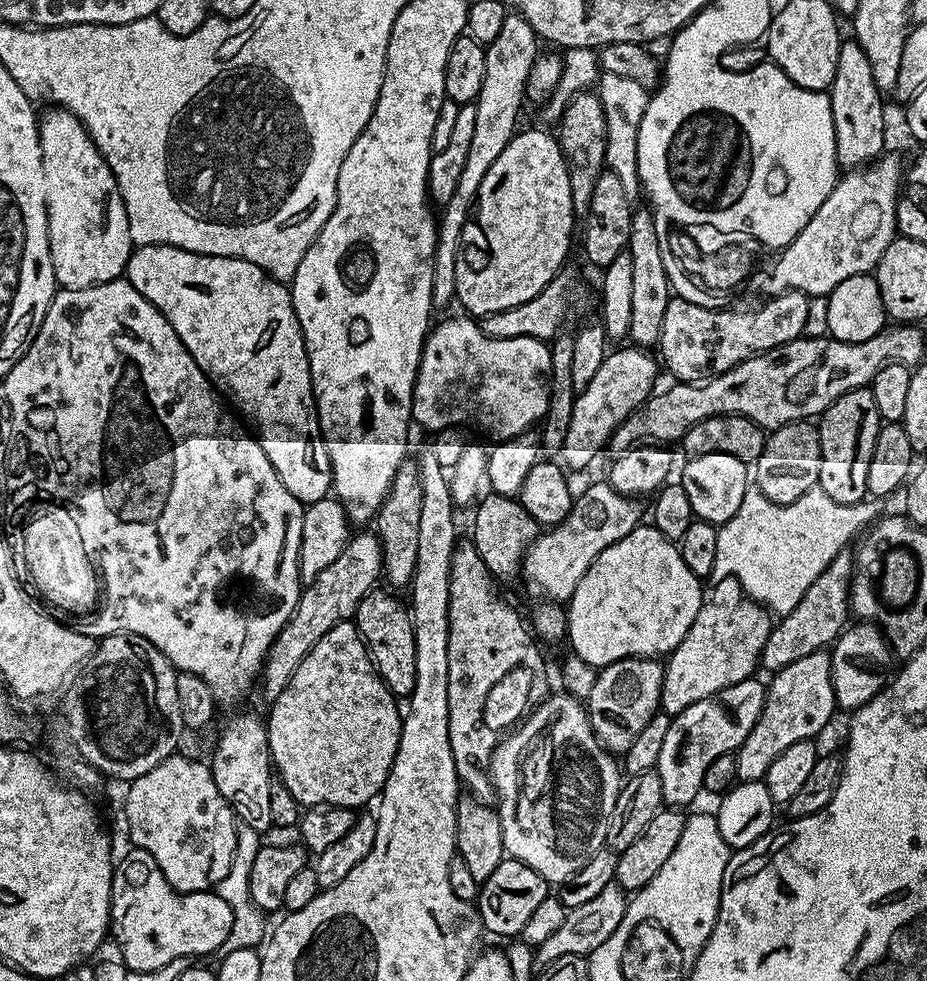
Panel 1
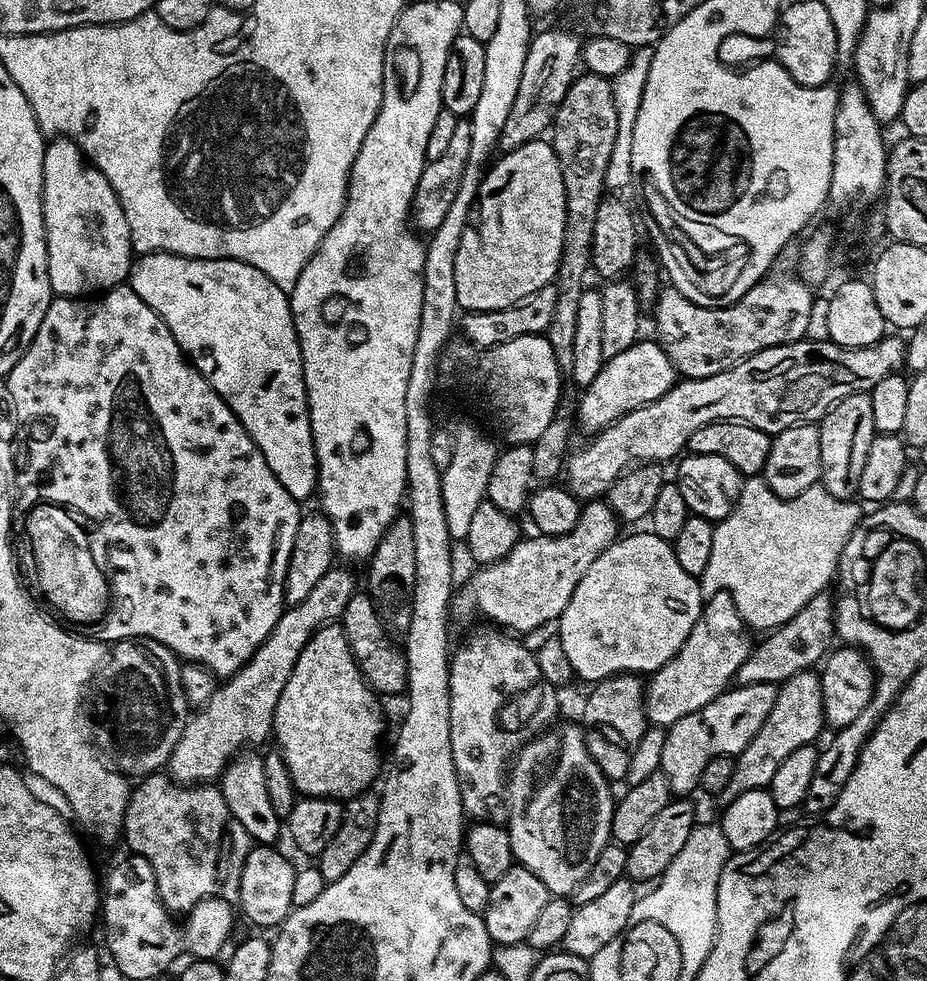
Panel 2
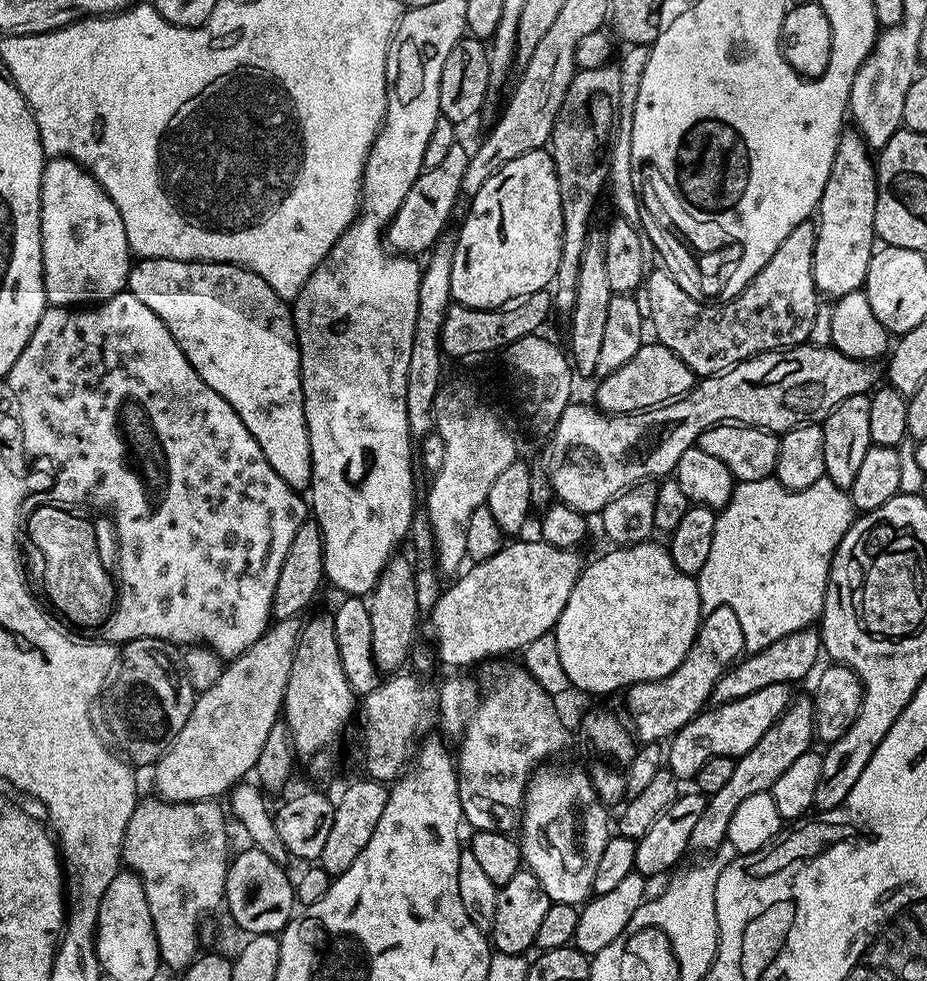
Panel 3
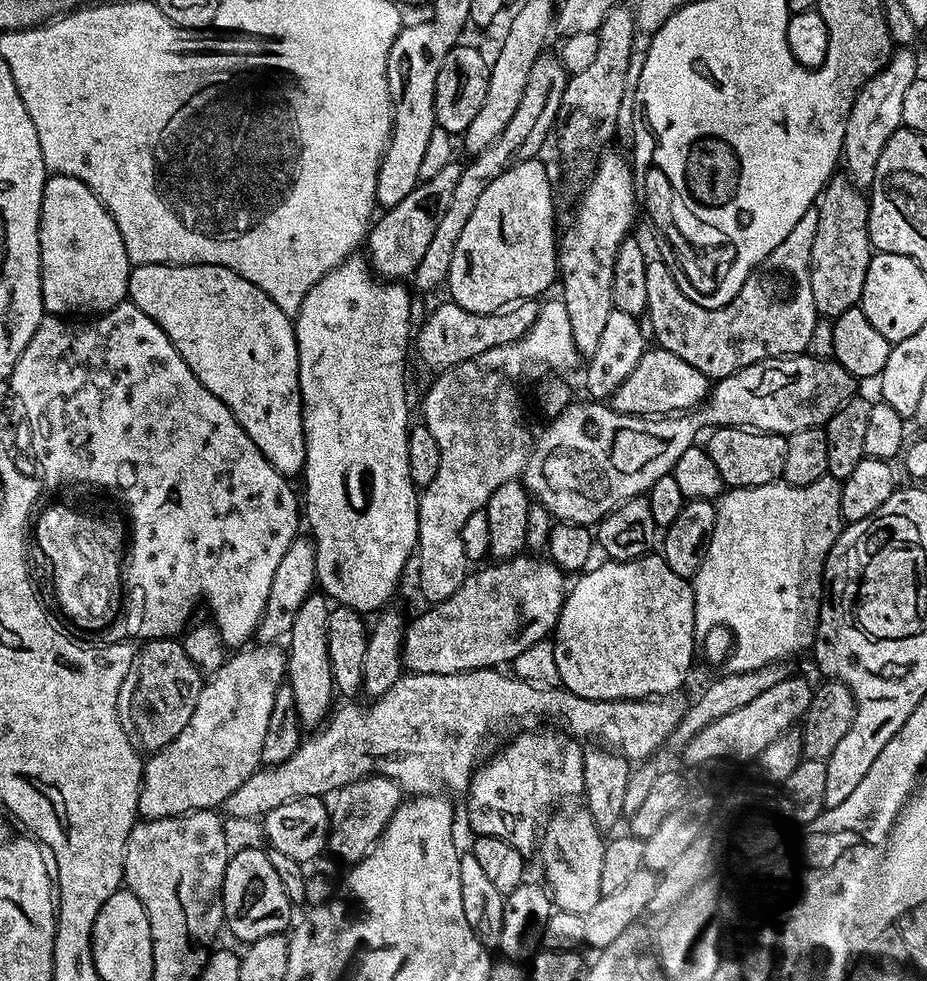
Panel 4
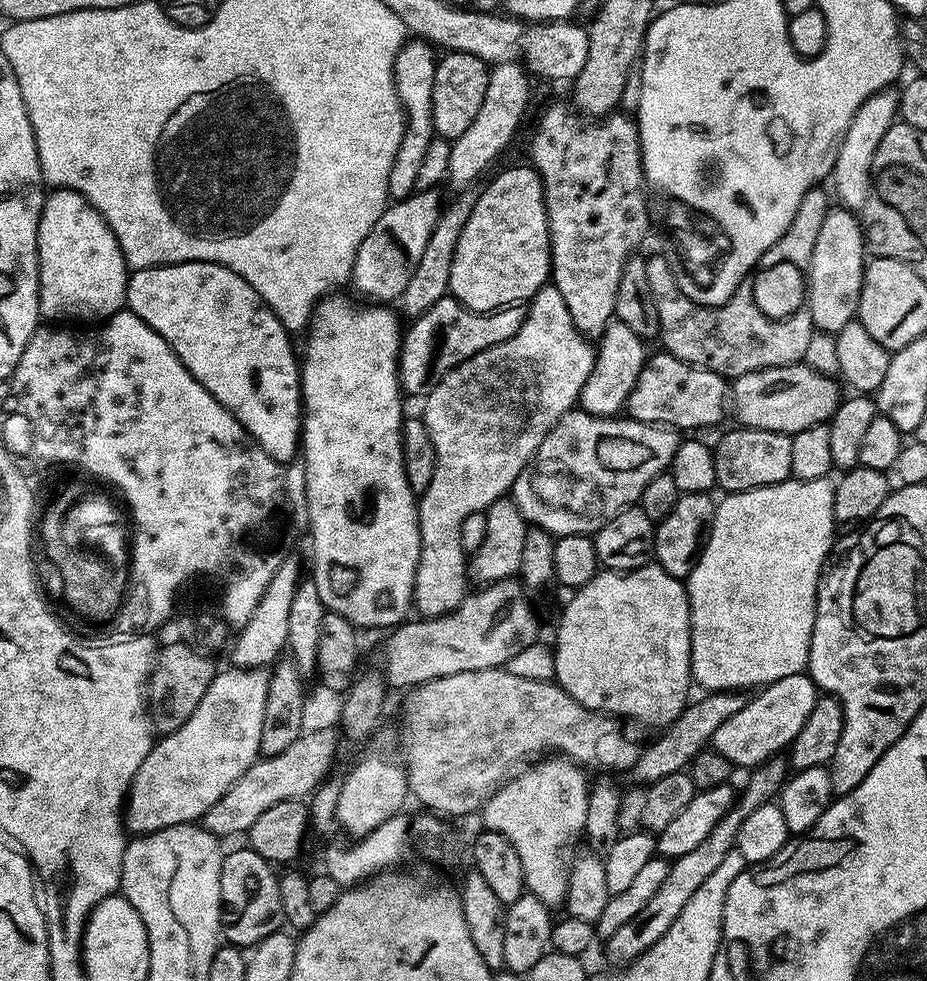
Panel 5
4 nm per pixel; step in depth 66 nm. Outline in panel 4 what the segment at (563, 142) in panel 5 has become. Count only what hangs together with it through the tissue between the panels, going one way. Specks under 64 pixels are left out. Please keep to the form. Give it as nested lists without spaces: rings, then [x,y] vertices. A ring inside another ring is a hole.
[[[605,151],[596,164],[596,171],[583,185],[584,193],[576,204],[576,213],[558,240],[558,280],[561,285],[564,283],[562,299],[570,318],[570,334],[574,334],[576,355],[580,358],[594,354],[610,319],[614,258],[618,256],[618,246],[633,231],[638,220],[633,165],[625,153],[624,157],[622,153],[612,151]]]

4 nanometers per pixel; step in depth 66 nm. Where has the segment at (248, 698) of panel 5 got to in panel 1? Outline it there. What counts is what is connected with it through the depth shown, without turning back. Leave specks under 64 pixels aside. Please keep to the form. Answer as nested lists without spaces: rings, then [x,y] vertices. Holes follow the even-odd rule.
[[[368,532],[361,536],[353,535],[342,554],[338,554],[338,559],[331,566],[326,566],[326,570],[322,570],[322,574],[318,574],[318,578],[301,591],[294,614],[290,614],[286,626],[282,626],[278,638],[270,646],[268,657],[264,659],[262,684],[264,680],[264,692],[268,698],[275,698],[286,690],[286,682],[294,678],[294,670],[298,670],[302,658],[306,658],[318,642],[322,642],[322,634],[330,634],[338,622],[352,620],[360,599],[377,587],[376,579],[381,579],[384,559],[380,537]]]

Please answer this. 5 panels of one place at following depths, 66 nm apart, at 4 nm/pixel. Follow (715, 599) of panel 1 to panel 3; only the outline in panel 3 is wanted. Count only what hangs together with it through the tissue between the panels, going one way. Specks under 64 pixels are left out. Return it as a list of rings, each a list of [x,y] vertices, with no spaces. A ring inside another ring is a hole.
[[[716,608],[713,612],[707,613],[701,619],[696,640],[690,646],[678,670],[661,680],[633,684],[627,689],[628,712],[632,715],[631,727],[634,729],[635,739],[644,744],[654,744],[675,736],[677,730],[704,711],[712,699],[712,688],[718,682],[718,678],[741,659],[744,651],[738,614],[734,614],[734,610],[729,608]]]

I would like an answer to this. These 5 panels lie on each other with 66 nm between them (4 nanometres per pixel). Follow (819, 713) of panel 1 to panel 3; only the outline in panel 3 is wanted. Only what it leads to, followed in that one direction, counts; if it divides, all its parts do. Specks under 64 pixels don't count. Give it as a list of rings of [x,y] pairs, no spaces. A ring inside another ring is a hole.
[[[797,695],[780,715],[778,722],[774,722],[774,726],[770,726],[770,730],[766,730],[766,734],[762,734],[762,738],[758,738],[758,742],[754,742],[750,750],[746,750],[746,754],[738,757],[734,766],[734,774],[726,781],[726,786],[713,794],[705,803],[702,818],[698,818],[694,831],[690,834],[689,849],[693,853],[696,851],[712,854],[720,843],[723,845],[728,834],[730,817],[734,814],[734,810],[738,810],[738,805],[745,798],[750,798],[750,794],[771,792],[774,782],[778,782],[781,774],[795,760],[802,758],[802,754],[810,750],[811,744],[808,743],[813,743],[815,730],[811,695]]]

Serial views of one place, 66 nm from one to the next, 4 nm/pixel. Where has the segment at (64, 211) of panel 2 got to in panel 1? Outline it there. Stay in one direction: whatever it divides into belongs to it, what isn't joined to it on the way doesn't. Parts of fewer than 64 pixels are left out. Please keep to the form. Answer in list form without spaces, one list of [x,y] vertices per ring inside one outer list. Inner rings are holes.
[[[52,106],[49,109],[45,116],[43,113],[39,117],[38,123],[48,203],[48,241],[56,283],[60,288],[85,288],[119,280],[125,275],[134,245],[130,238],[126,206],[120,197],[114,174],[96,144],[88,137],[84,123],[63,106]]]

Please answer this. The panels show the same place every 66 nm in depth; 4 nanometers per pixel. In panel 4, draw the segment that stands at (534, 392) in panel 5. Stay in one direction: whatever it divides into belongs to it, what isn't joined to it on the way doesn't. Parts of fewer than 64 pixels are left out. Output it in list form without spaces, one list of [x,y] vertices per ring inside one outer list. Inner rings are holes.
[[[563,299],[547,300],[540,304],[540,316],[522,338],[506,346],[494,346],[494,350],[486,350],[486,354],[478,354],[453,368],[443,369],[424,396],[422,423],[428,427],[430,434],[434,434],[440,455],[434,482],[430,482],[430,486],[422,489],[418,496],[420,509],[414,556],[417,561],[420,559],[420,565],[416,568],[416,576],[420,579],[420,592],[428,599],[429,605],[450,598],[450,594],[454,594],[454,590],[462,586],[465,576],[469,575],[470,562],[466,558],[466,550],[462,550],[462,525],[468,521],[470,514],[485,511],[490,494],[494,494],[502,482],[517,479],[528,465],[528,453],[534,440],[531,435],[528,437],[528,428],[524,425],[520,383],[523,380],[539,381],[547,368],[553,368],[556,374],[568,374],[564,372],[578,363],[574,334],[570,334],[570,318],[566,315]]]

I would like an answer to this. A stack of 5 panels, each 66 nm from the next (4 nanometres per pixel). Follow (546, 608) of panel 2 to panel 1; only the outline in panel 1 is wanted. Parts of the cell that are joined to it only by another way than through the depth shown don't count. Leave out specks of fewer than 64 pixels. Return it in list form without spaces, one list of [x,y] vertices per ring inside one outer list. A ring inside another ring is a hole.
[[[606,482],[590,485],[581,496],[579,493],[573,499],[570,514],[566,514],[562,523],[553,524],[537,535],[535,543],[524,554],[523,579],[528,579],[544,595],[541,597],[549,601],[571,600],[594,558],[598,558],[606,546],[614,546],[614,542],[626,538],[626,534],[641,523],[640,504],[639,499],[618,494],[618,490]]]

